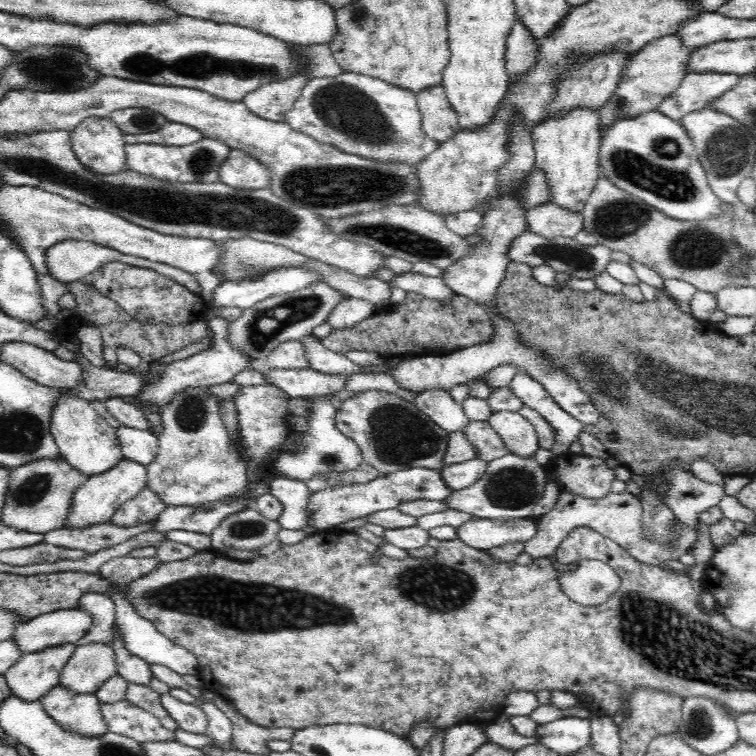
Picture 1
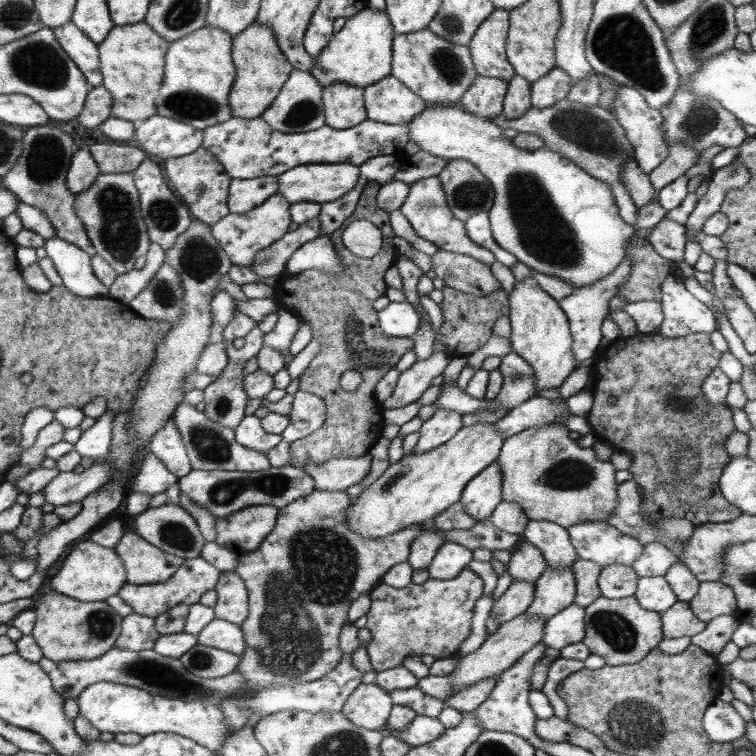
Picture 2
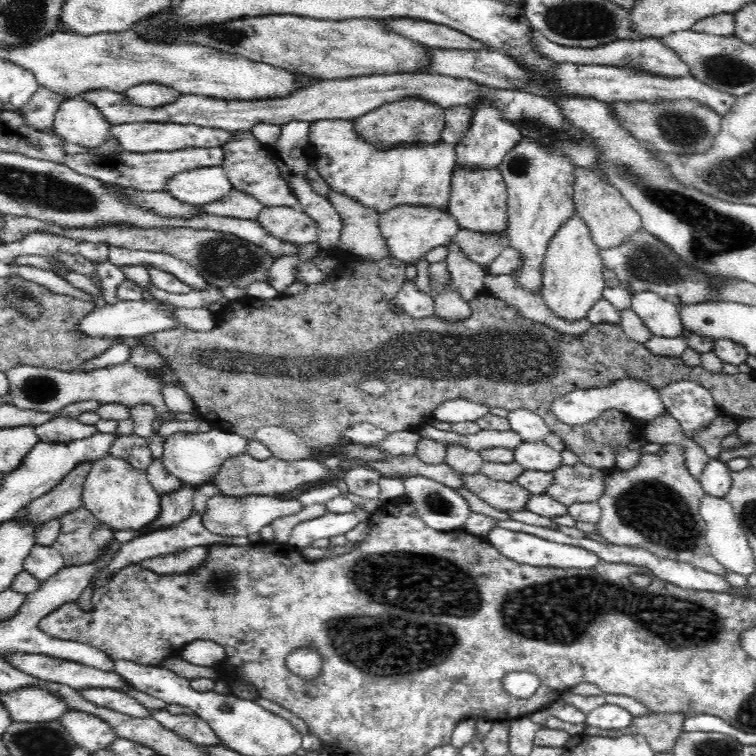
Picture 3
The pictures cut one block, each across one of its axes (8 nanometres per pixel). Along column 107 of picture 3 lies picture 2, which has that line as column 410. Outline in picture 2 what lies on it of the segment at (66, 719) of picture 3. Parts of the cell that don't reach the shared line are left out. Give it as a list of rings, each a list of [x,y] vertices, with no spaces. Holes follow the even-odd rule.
[[[416,716],[402,731],[397,732],[389,725],[384,724],[378,733],[384,737],[393,737],[400,740],[408,747],[416,747],[429,744],[439,738],[444,733],[444,726],[437,718],[428,718],[426,716]]]

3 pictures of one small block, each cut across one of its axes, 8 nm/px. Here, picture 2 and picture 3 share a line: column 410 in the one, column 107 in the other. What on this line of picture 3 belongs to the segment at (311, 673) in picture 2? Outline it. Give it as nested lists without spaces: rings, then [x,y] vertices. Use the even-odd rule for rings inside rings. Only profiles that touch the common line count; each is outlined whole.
[[[83,506],[58,519],[60,519],[60,534],[53,547],[63,556],[66,567],[95,561],[107,549],[107,544],[115,539],[113,528],[100,522]]]

